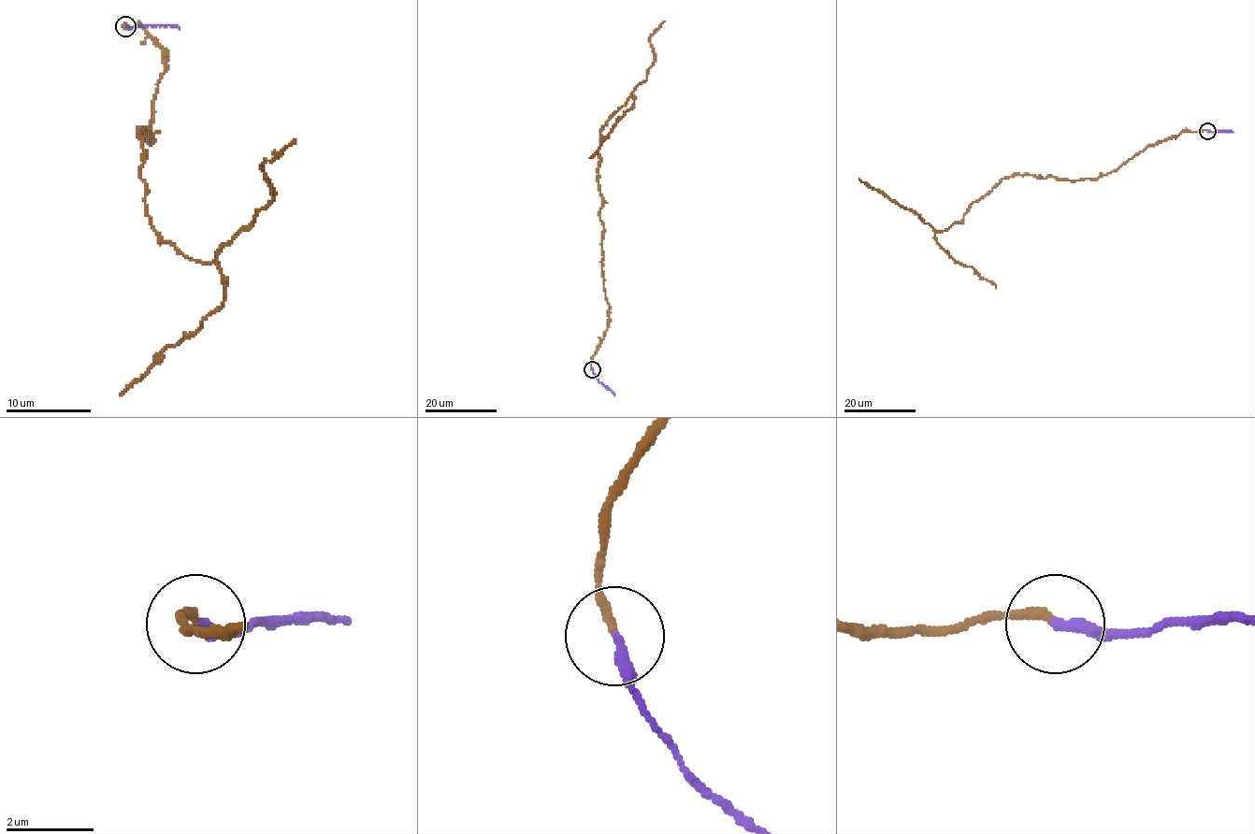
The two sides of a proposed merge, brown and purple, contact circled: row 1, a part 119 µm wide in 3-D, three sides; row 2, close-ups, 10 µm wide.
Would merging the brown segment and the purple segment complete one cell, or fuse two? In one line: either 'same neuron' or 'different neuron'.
different neuron

